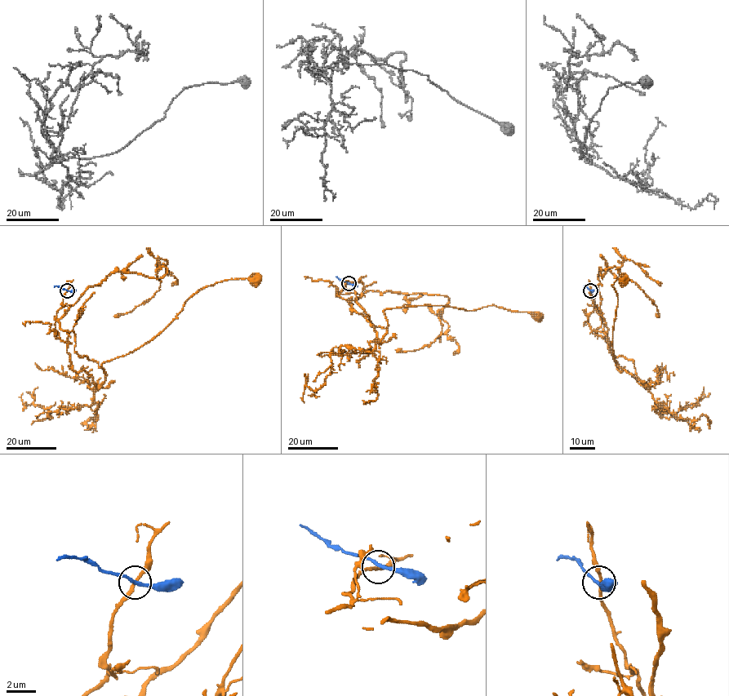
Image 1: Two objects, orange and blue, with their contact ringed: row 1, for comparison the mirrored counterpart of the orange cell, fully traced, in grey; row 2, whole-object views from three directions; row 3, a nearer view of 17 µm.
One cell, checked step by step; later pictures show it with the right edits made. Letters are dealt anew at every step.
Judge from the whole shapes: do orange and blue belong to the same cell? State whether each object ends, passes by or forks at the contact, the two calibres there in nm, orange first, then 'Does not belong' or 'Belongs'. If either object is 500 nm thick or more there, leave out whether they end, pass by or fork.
At the ring orange passes by. At the ring blue passes by. Thickness 200 nm (orange) against 200 nm. Does not belong

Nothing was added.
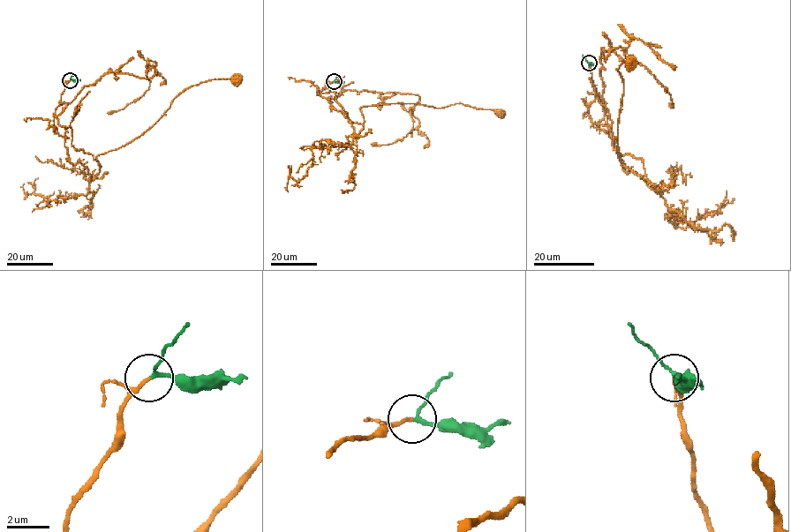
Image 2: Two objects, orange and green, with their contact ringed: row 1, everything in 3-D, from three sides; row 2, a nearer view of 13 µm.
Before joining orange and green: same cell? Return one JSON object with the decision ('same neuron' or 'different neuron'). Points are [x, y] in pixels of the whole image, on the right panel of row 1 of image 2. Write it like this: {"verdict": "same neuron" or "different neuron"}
{"verdict": "same neuron"}

